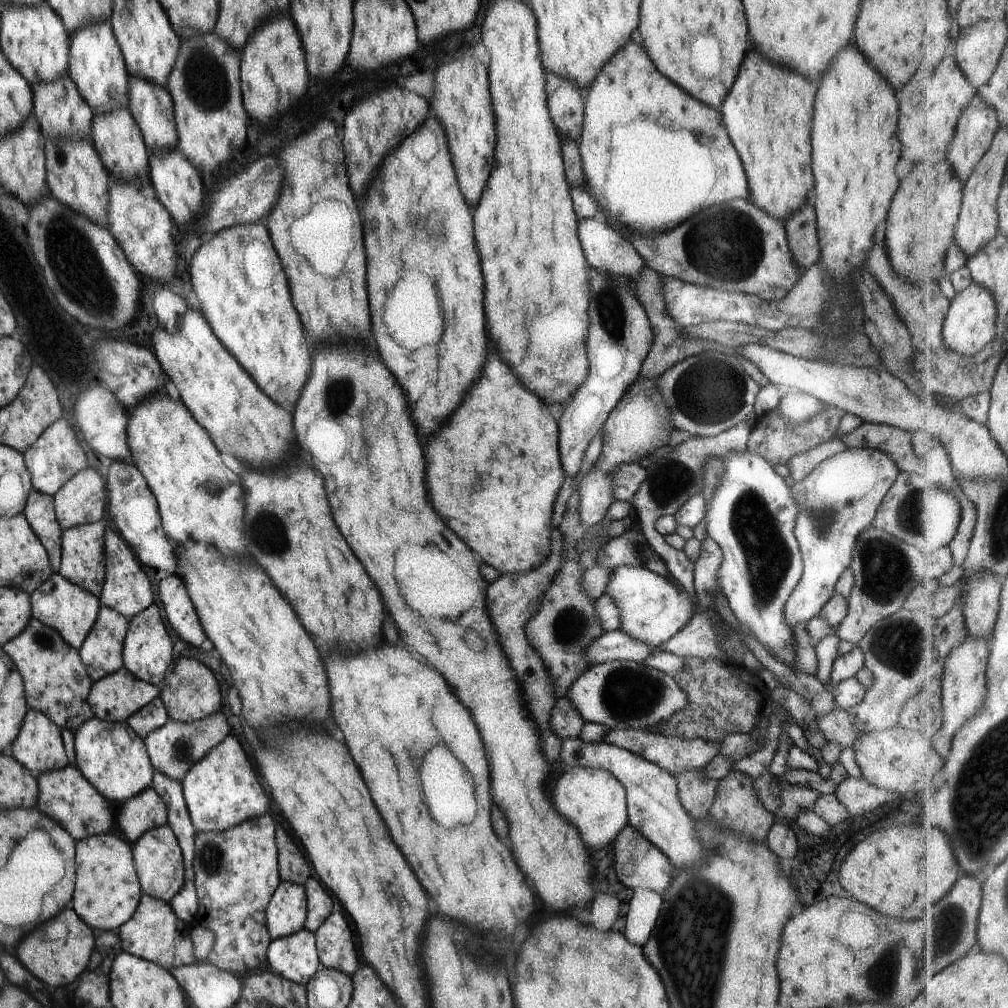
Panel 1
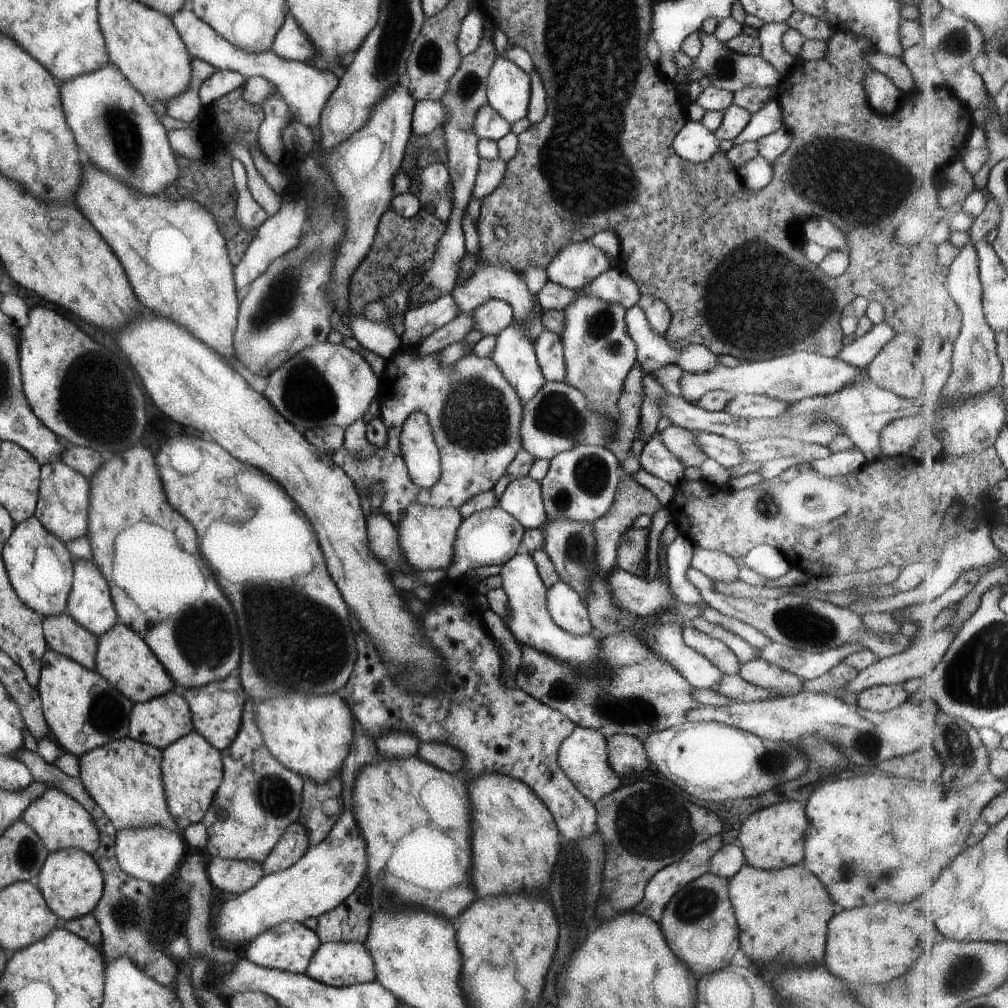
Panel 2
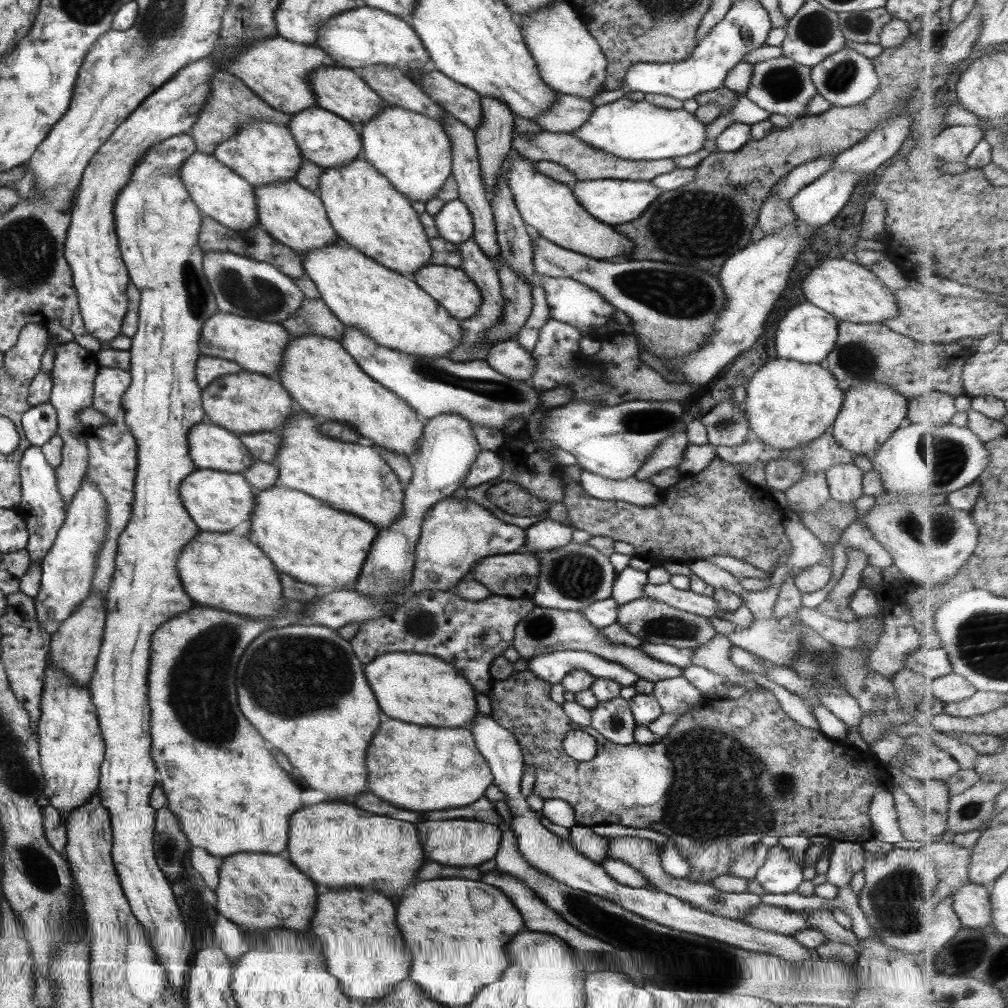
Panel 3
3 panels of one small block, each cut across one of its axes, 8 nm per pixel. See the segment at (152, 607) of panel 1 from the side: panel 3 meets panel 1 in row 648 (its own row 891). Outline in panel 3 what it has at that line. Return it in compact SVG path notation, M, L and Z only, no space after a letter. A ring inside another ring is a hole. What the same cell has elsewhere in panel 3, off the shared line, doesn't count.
M179 134L174 135L172 138L167 138L163 140L163 142L159 142L155 146L151 146L149 150L141 156L141 160L135 163L133 166L133 172L129 177L129 180L125 183L123 188L120 188L120 191L117 193L117 198L115 198L115 202L113 202L113 224L115 227L116 237L118 240L118 249L120 250L120 255L122 261L124 262L125 268L128 273L128 278L130 283L133 286L137 287L137 290L140 292L140 301L138 306L138 325L135 334L130 338L131 344L128 353L130 354L130 365L128 373L130 374L130 383L129 386L123 391L121 395L121 406L123 411L125 411L124 415L124 423L125 426L128 427L129 434L132 434L133 440L136 444L136 467L135 467L135 476L133 483L133 502L131 505L130 515L125 525L125 528L117 535L116 543L116 555L114 558L114 569L112 572L112 577L110 583L108 584L108 588L106 590L106 598L104 601L104 608L106 610L105 616L105 625L103 628L103 635L101 640L101 645L99 648L99 653L96 656L96 663L93 669L93 674L91 674L91 679L89 680L88 691L91 697L91 702L95 707L95 714L98 720L98 725L101 731L101 736L104 742L104 757L100 764L99 769L99 778L98 778L98 788L97 792L100 796L100 803L103 808L107 809L110 818L110 827L112 830L112 847L111 847L111 858L114 869L116 870L119 884L122 889L125 900L129 903L131 914L136 918L136 921L141 925L141 928L144 930L145 936L148 939L149 946L152 948L154 952L156 963L161 966L163 970L166 972L166 985L170 986L172 990L176 990L176 992L180 992L181 988L183 988L183 982L185 982L185 974L190 968L191 963L191 952L194 950L195 942L193 939L190 939L189 935L185 935L187 932L187 926L185 922L181 919L181 914L179 913L179 907L177 907L177 902L175 902L175 898L173 897L171 891L171 882L165 878L165 875L159 870L157 863L155 862L155 857L153 854L153 825L154 825L154 808L149 806L149 795L150 792L154 789L155 784L157 784L157 774L155 763L150 756L151 749L151 737L150 737L150 708L148 705L147 698L147 674L150 667L149 659L149 638L153 635L153 631L157 630L157 627L161 625L161 623L165 623L166 619L171 619L175 615L179 615L180 613L185 613L186 610L193 608L194 601L192 601L183 590L181 581L178 577L178 572L176 569L178 555L181 554L184 546L187 546L188 542L191 542L194 539L194 536L198 535L200 530L197 528L197 525L189 518L183 503L178 495L178 487L181 484L181 481L189 476L195 469L196 466L192 463L188 453L188 438L187 434L190 431L191 426L195 426L197 423L202 422L205 419L205 414L203 412L202 407L202 398L201 391L196 383L196 360L200 355L198 351L199 337L201 332L201 327L203 323L206 321L210 315L218 312L218 308L216 307L216 302L213 298L213 293L210 291L209 285L206 282L206 278L202 272L202 251L198 245L198 230L200 229L200 222L202 221L202 215L199 210L195 207L195 204L190 200L189 193L181 179L179 177L179 169L181 169L181 164L185 163L185 158L189 158L190 155L195 153L195 144L194 140L191 139L190 135L187 134Z

